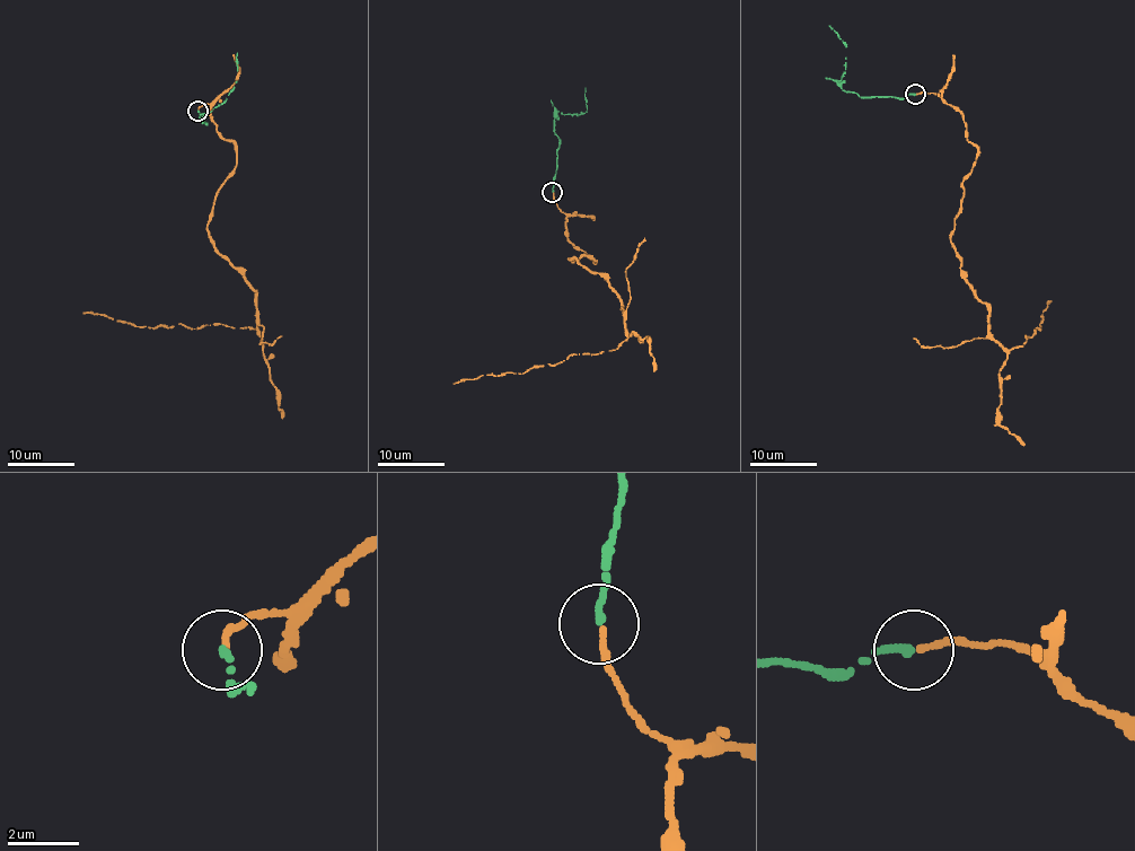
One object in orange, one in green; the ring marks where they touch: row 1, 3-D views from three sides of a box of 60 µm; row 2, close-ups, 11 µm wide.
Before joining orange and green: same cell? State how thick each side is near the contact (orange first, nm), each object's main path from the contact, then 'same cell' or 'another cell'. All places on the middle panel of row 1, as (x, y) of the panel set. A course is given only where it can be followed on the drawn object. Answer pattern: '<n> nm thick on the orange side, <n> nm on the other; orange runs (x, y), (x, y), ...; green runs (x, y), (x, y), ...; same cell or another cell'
190 nm thick on the orange side, 240 nm on the other; orange runs (554, 192), (565, 236), (595, 261), (569, 260), (603, 274), (618, 295), (627, 334), (615, 349), (452, 383); green runs (552, 192), (559, 137), (553, 131), (553, 121), (557, 112), (578, 115), (587, 111), (586, 87); same cell

